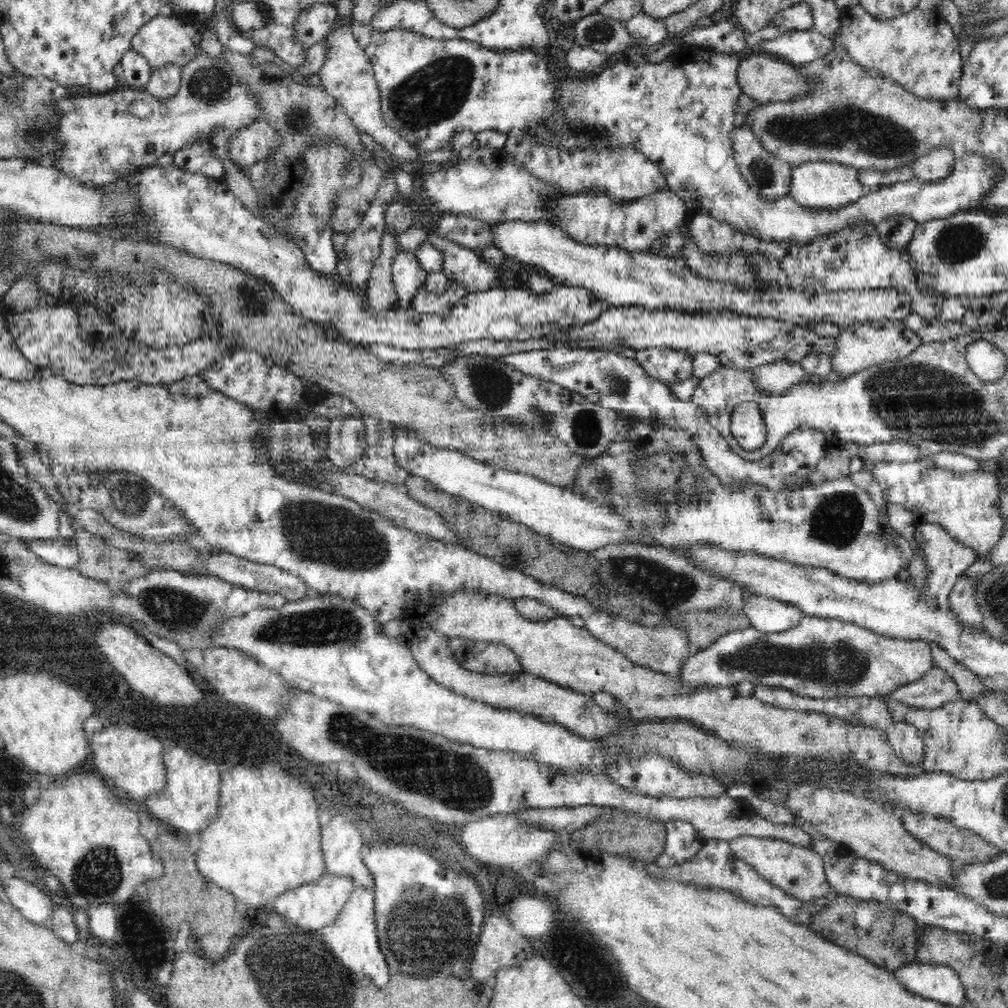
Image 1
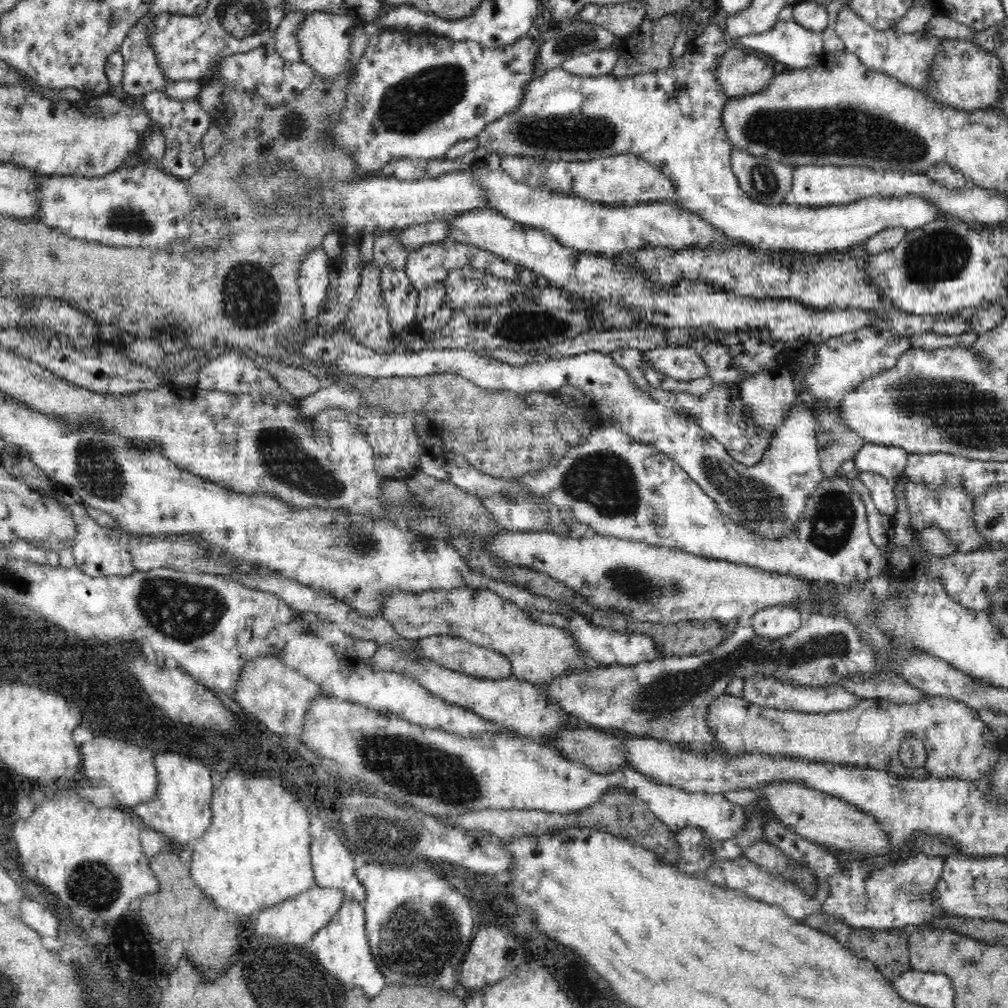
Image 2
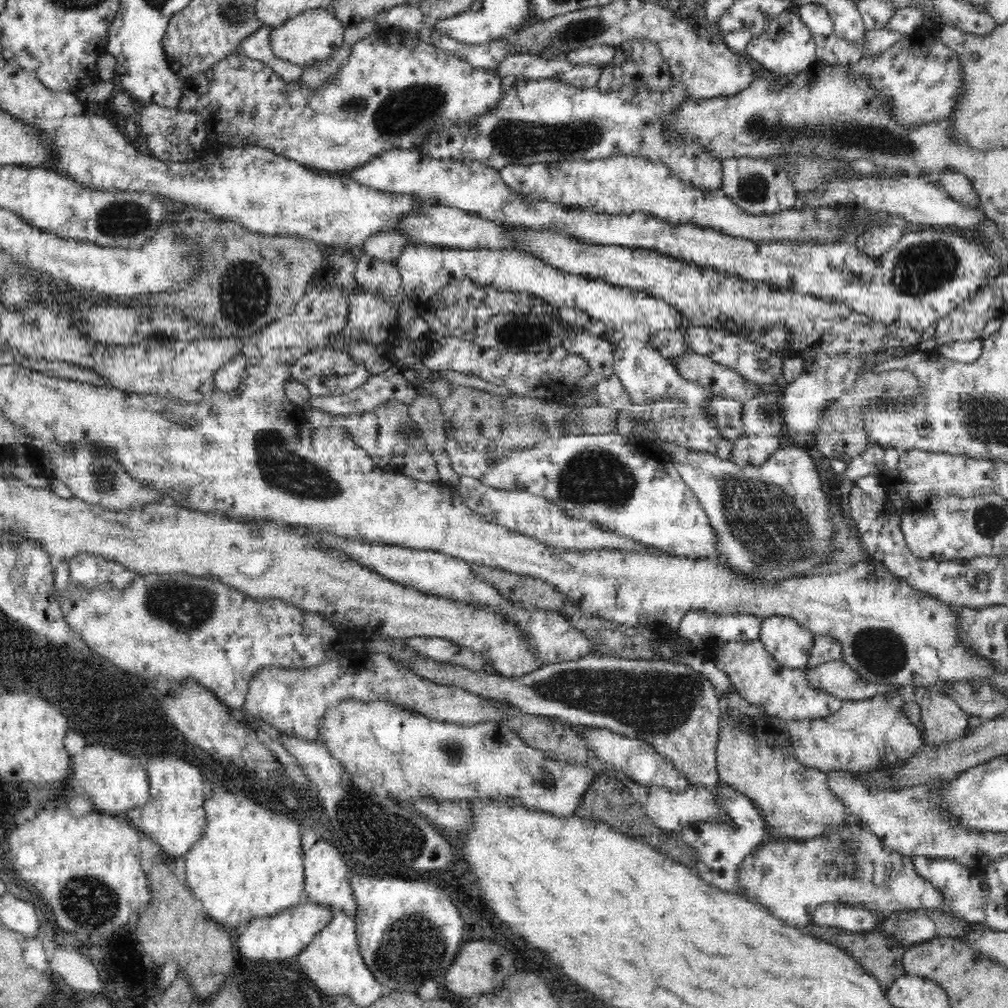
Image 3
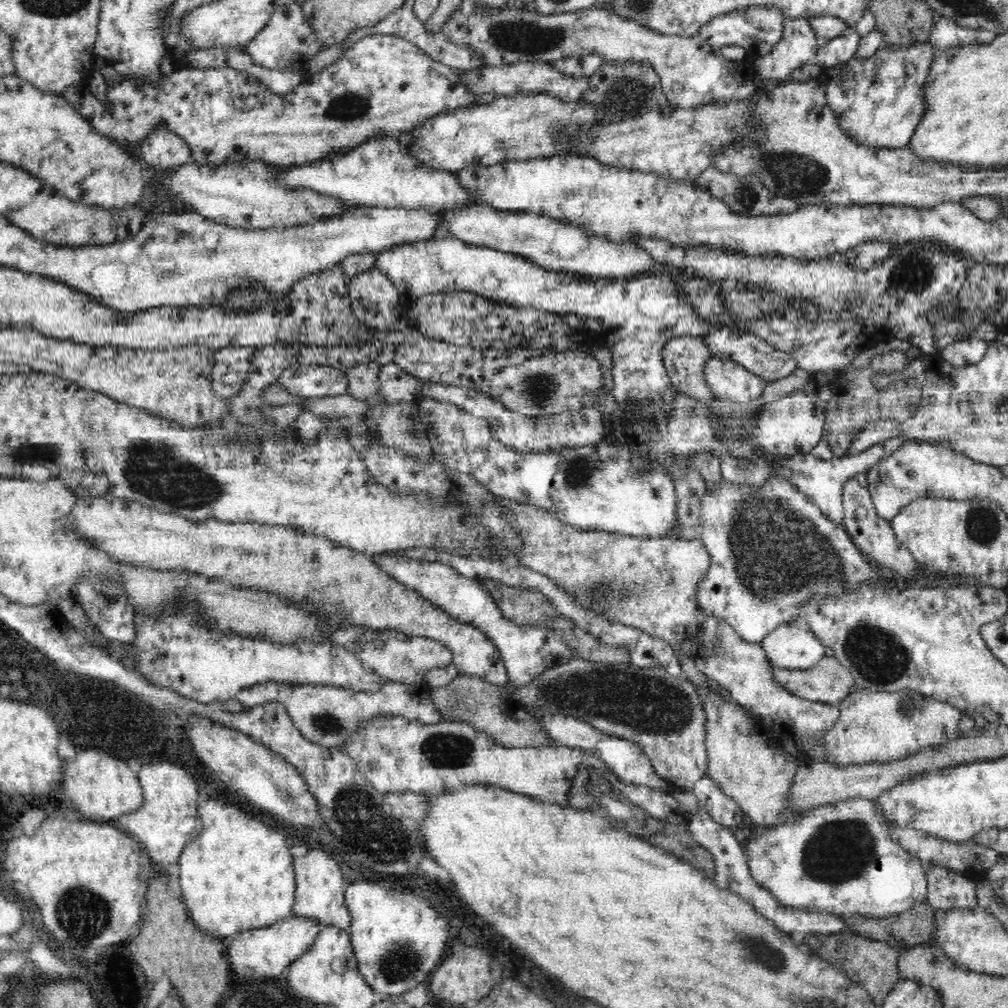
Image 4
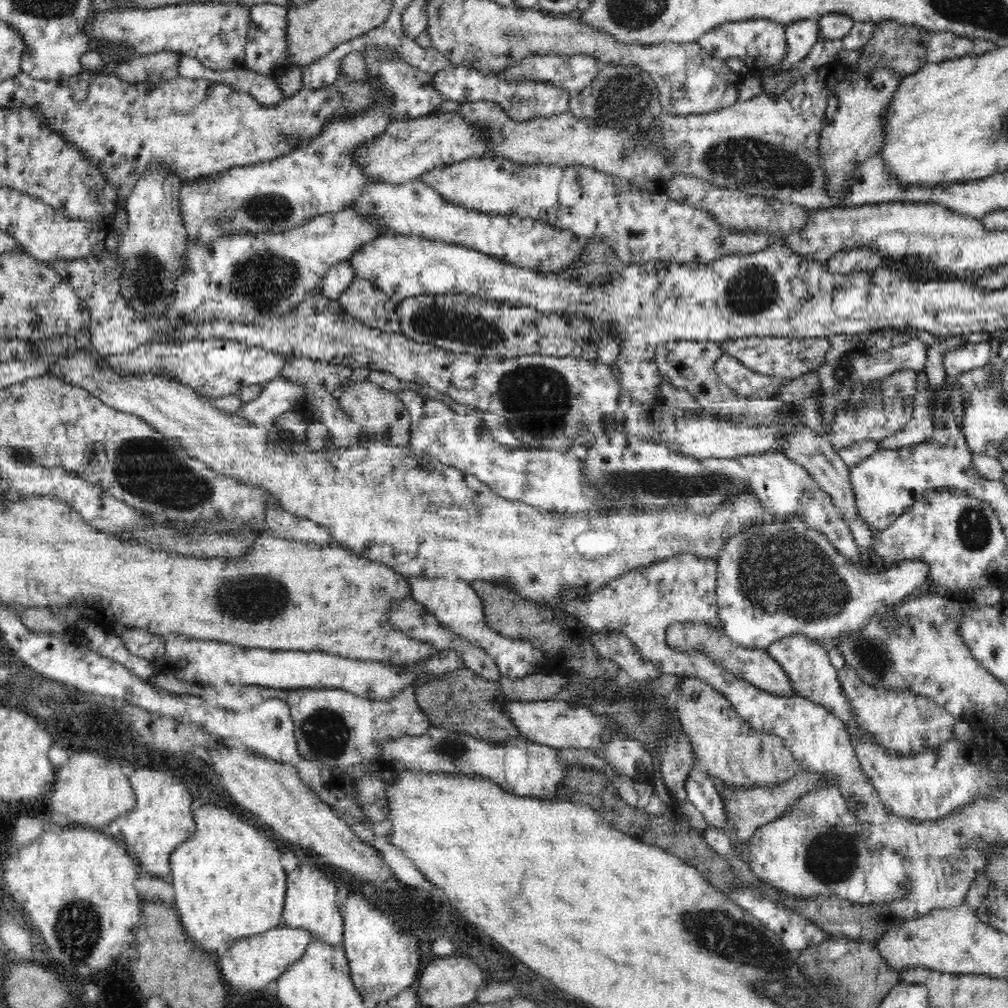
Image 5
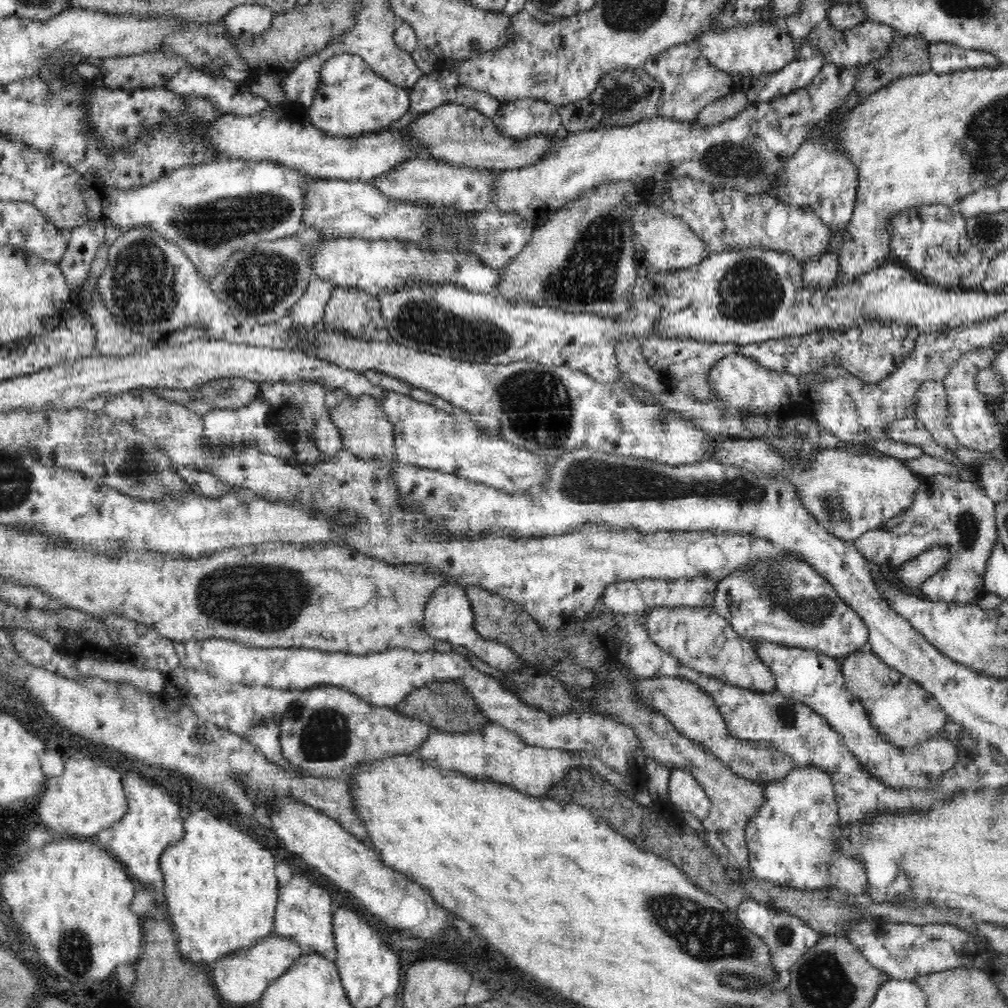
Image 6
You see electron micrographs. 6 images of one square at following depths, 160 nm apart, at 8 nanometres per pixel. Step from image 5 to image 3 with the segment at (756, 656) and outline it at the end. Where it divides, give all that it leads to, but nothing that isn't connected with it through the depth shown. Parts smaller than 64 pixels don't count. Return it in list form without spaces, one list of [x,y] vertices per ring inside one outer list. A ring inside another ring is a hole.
[[[842,659],[805,668],[805,677],[814,690],[823,690],[844,701],[864,700],[878,693],[905,689],[898,684],[868,682]]]

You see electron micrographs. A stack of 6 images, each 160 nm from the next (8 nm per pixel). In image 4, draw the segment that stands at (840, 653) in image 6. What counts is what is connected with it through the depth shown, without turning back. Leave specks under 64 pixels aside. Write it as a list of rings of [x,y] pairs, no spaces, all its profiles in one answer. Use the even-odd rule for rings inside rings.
[[[770,476],[760,488],[756,488],[750,484],[730,484],[723,478],[720,478],[720,484],[718,484],[718,486],[714,486],[712,490],[704,489],[703,496],[699,498],[699,506],[702,507],[702,512],[699,514],[702,515],[703,525],[703,532],[700,534],[700,539],[706,545],[710,553],[710,568],[705,580],[702,580],[700,586],[698,586],[698,605],[702,607],[702,611],[706,613],[706,617],[716,616],[726,620],[740,635],[740,638],[746,642],[761,644],[763,639],[766,638],[770,632],[776,630],[778,626],[794,622],[797,619],[796,616],[798,616],[798,611],[796,610],[798,610],[812,594],[821,594],[821,596],[834,596],[835,594],[835,596],[842,596],[846,590],[856,590],[856,588],[864,586],[866,582],[876,586],[876,584],[880,584],[882,580],[883,584],[890,584],[889,588],[894,586],[894,582],[883,577],[882,574],[878,574],[878,572],[864,560],[862,553],[858,550],[854,541],[845,530],[845,526],[836,527],[831,520],[825,517],[825,514],[823,514],[818,505],[810,502],[805,494],[798,492],[795,486],[785,478]]]

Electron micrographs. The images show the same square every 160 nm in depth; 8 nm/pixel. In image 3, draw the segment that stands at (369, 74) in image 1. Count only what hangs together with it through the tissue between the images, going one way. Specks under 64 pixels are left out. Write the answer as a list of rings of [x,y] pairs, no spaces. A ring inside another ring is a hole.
[[[324,7],[305,10],[294,18],[285,20],[284,24],[273,27],[269,38],[272,53],[280,59],[301,67],[321,63],[328,60],[344,44],[345,30],[341,21]]]

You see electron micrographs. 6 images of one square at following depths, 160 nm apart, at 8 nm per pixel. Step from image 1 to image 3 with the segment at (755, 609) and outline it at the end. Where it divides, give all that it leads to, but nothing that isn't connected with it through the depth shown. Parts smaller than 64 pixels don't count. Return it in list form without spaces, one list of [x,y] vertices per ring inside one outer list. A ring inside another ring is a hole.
[[[768,616],[762,620],[759,639],[780,666],[805,668],[814,633],[788,616]]]

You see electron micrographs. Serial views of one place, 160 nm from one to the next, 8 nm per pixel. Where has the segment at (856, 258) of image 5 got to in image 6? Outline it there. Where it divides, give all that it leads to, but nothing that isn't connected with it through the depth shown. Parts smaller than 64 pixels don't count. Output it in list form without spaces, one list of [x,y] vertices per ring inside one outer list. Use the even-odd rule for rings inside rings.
[[[824,253],[820,257],[808,260],[804,265],[804,283],[812,285],[815,290],[826,290],[833,286],[838,278],[838,256],[834,253]]]

